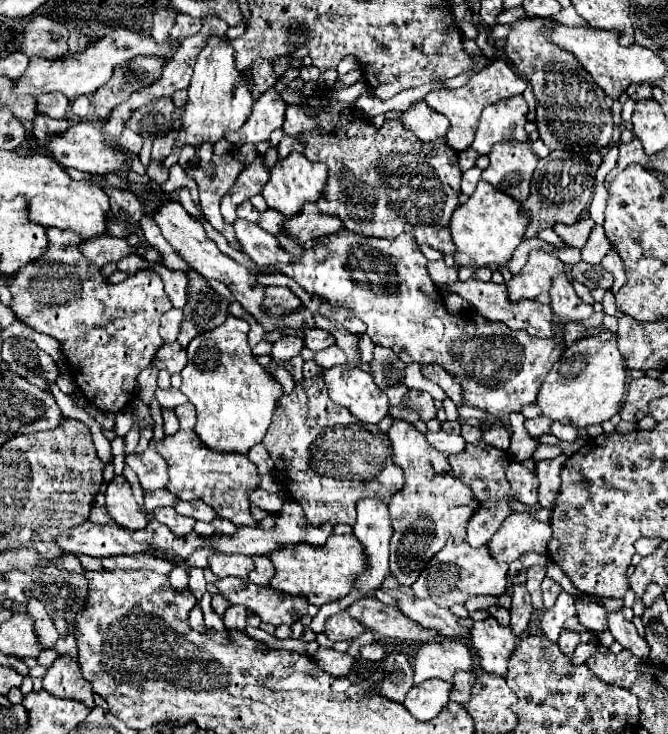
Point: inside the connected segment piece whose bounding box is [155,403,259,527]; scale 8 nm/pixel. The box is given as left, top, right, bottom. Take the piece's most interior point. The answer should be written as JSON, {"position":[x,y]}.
{"position":[223,481]}

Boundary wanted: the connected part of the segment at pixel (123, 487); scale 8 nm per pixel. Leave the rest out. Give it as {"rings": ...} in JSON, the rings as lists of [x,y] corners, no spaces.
{"rings":[[[123,475],[111,479],[107,493],[105,493],[105,509],[107,509],[109,517],[115,521],[115,525],[119,525],[123,529],[137,531],[137,529],[145,529],[145,525],[147,525],[145,515],[139,511],[135,499],[133,499],[131,485]]]}

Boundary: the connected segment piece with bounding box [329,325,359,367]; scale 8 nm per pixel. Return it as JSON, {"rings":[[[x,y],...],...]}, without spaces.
{"rings":[[[339,325],[339,329],[329,329],[337,341],[337,345],[345,351],[347,355],[347,363],[351,363],[351,367],[357,367],[357,343],[359,343],[359,337],[349,333],[345,327]]]}

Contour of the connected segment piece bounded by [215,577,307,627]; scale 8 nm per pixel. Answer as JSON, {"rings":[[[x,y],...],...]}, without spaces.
{"rings":[[[227,577],[227,579],[217,579],[215,585],[233,605],[237,603],[245,605],[265,623],[271,623],[275,627],[293,625],[303,615],[307,615],[307,599],[297,595],[291,597],[271,587],[259,587],[249,579]]]}

